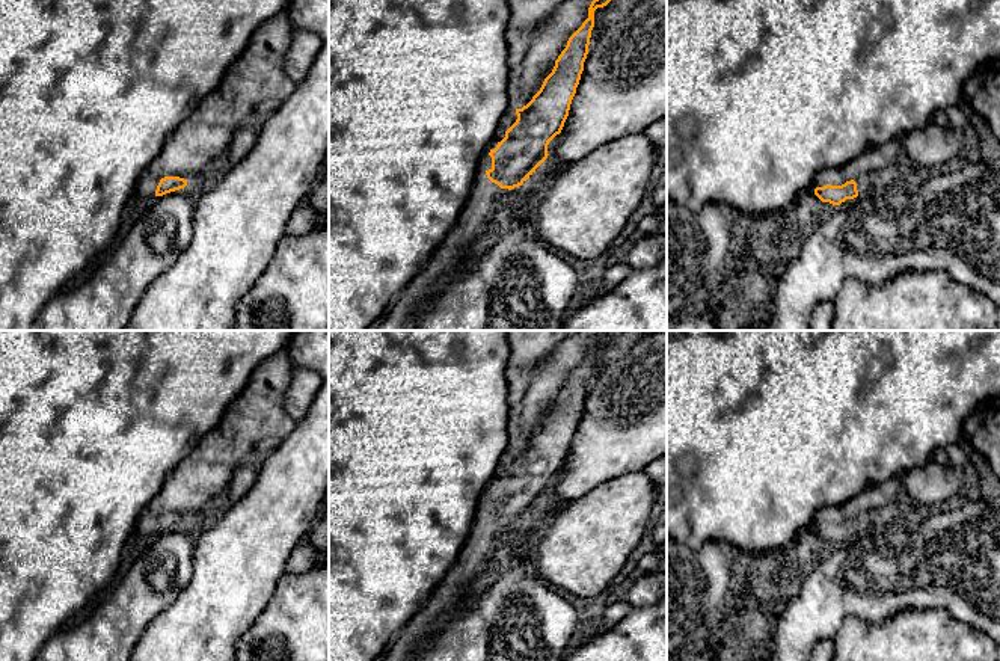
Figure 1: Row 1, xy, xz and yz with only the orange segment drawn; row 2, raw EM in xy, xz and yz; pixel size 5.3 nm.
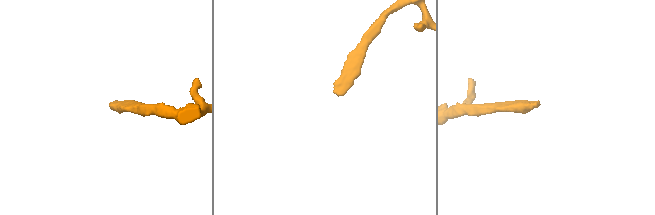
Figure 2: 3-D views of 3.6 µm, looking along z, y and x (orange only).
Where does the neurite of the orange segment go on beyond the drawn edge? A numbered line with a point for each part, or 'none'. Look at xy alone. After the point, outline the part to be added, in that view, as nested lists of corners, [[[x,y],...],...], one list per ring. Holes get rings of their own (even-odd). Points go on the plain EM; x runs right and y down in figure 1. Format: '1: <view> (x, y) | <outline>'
1: xy (147, 524) | [[[143,509],[136,525],[136,533],[139,533],[145,540],[152,537],[158,521],[160,518],[157,515],[149,509]]]

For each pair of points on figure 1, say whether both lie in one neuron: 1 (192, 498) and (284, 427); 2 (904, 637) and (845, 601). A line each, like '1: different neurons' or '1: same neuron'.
1: same neuron
2: different neurons

